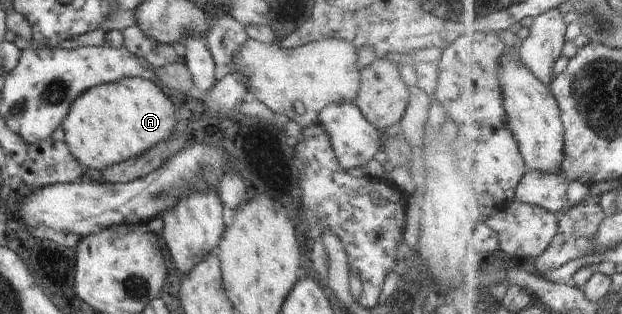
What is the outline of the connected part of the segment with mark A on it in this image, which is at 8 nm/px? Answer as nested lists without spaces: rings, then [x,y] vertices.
[[[124,77],[80,93],[62,121],[64,142],[70,153],[86,169],[97,172],[164,143],[180,125],[180,112],[162,92],[160,84],[140,77]]]

